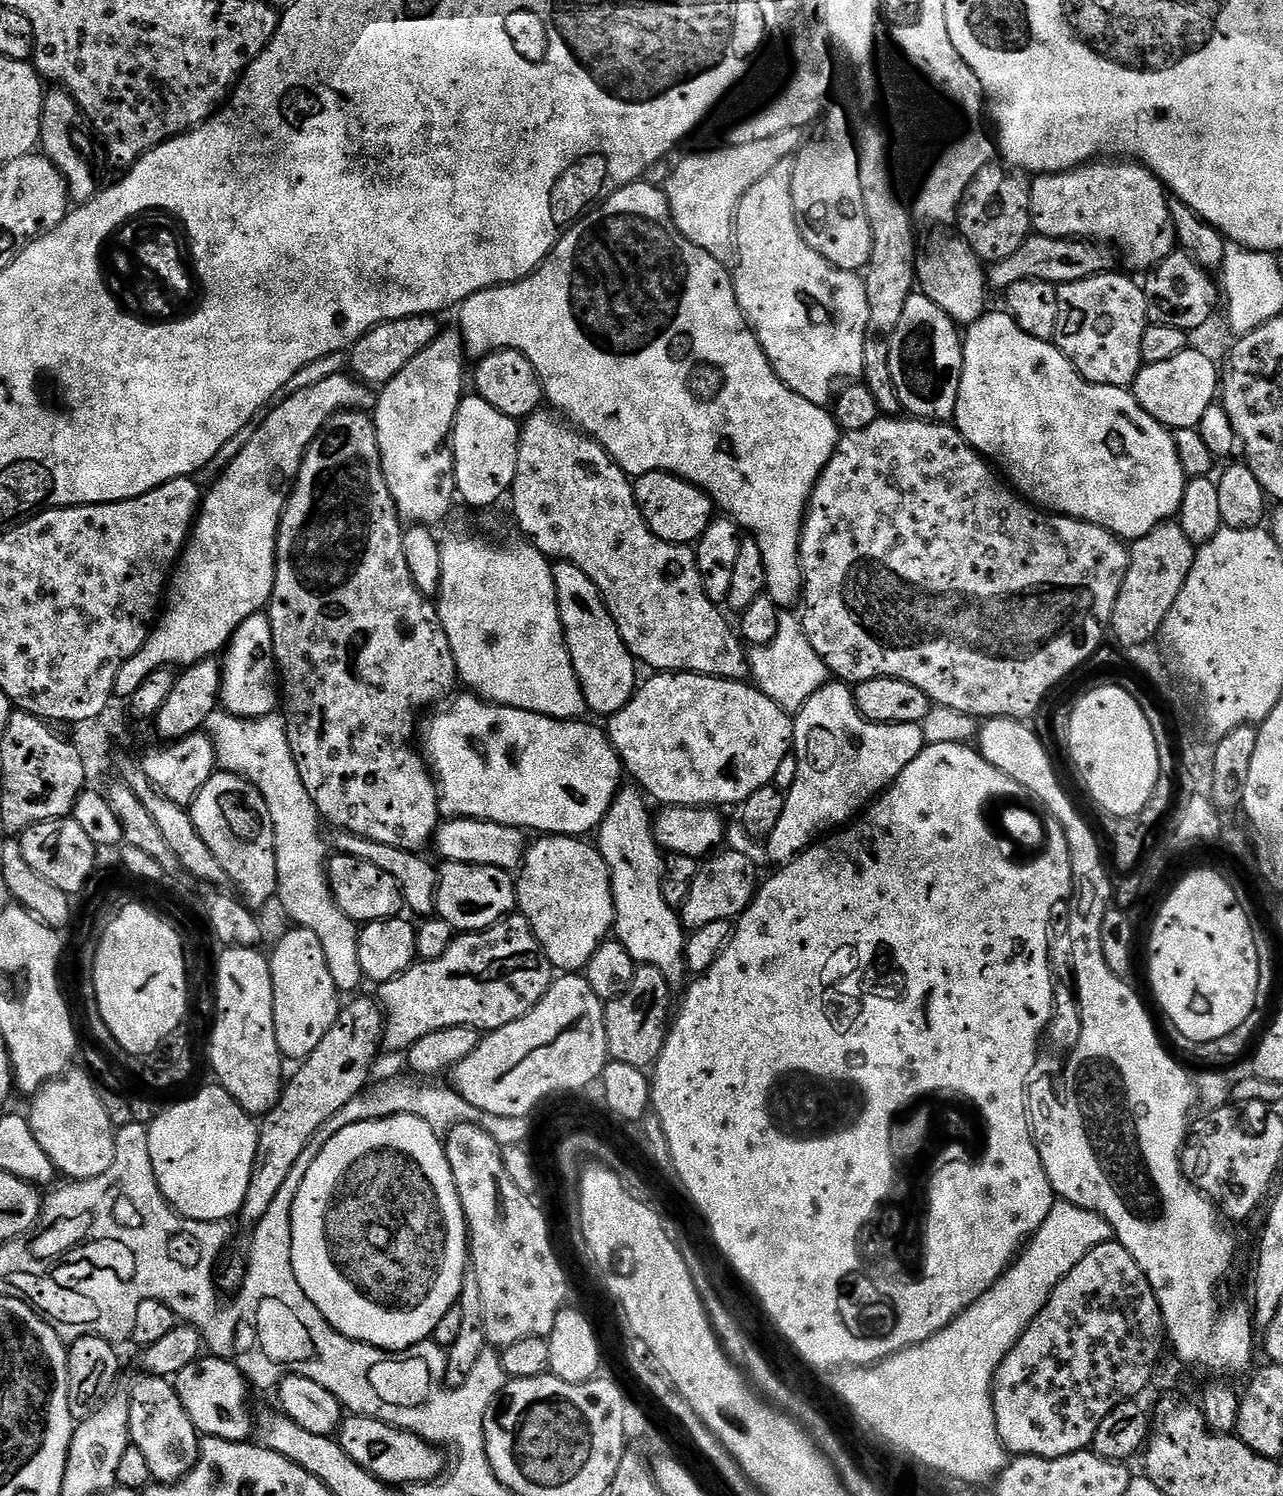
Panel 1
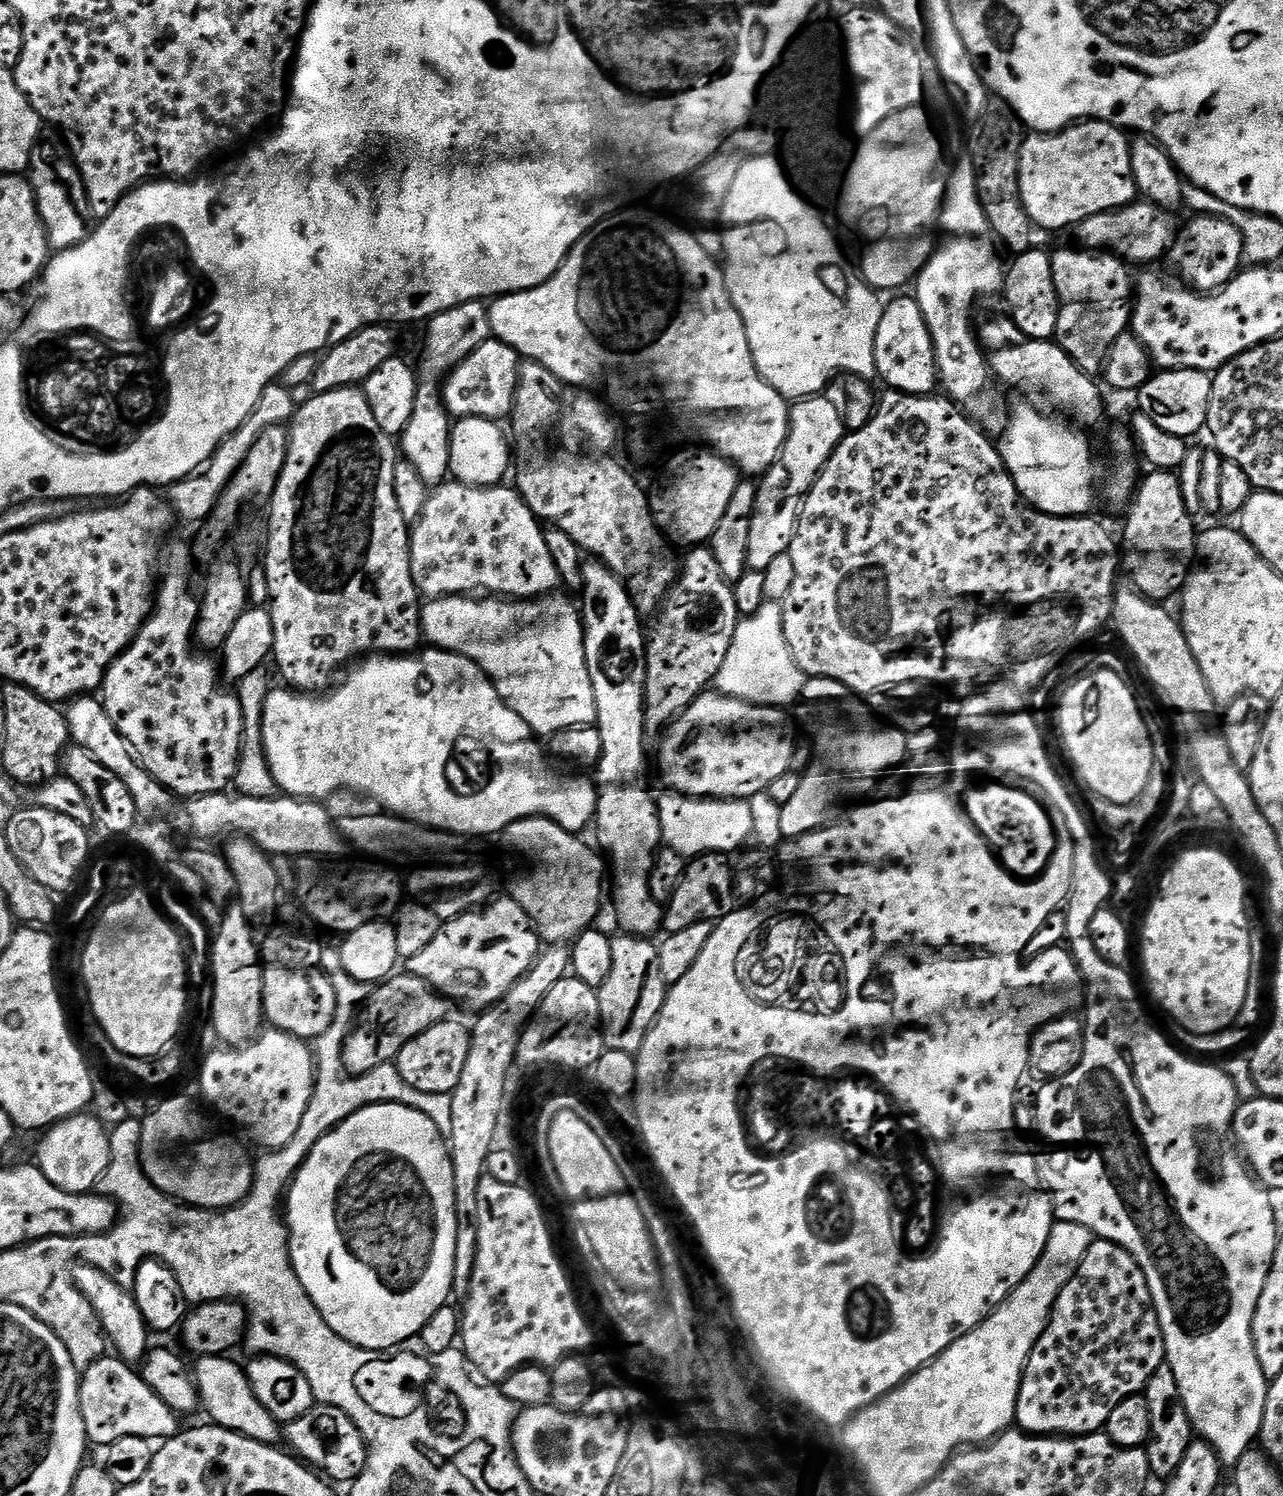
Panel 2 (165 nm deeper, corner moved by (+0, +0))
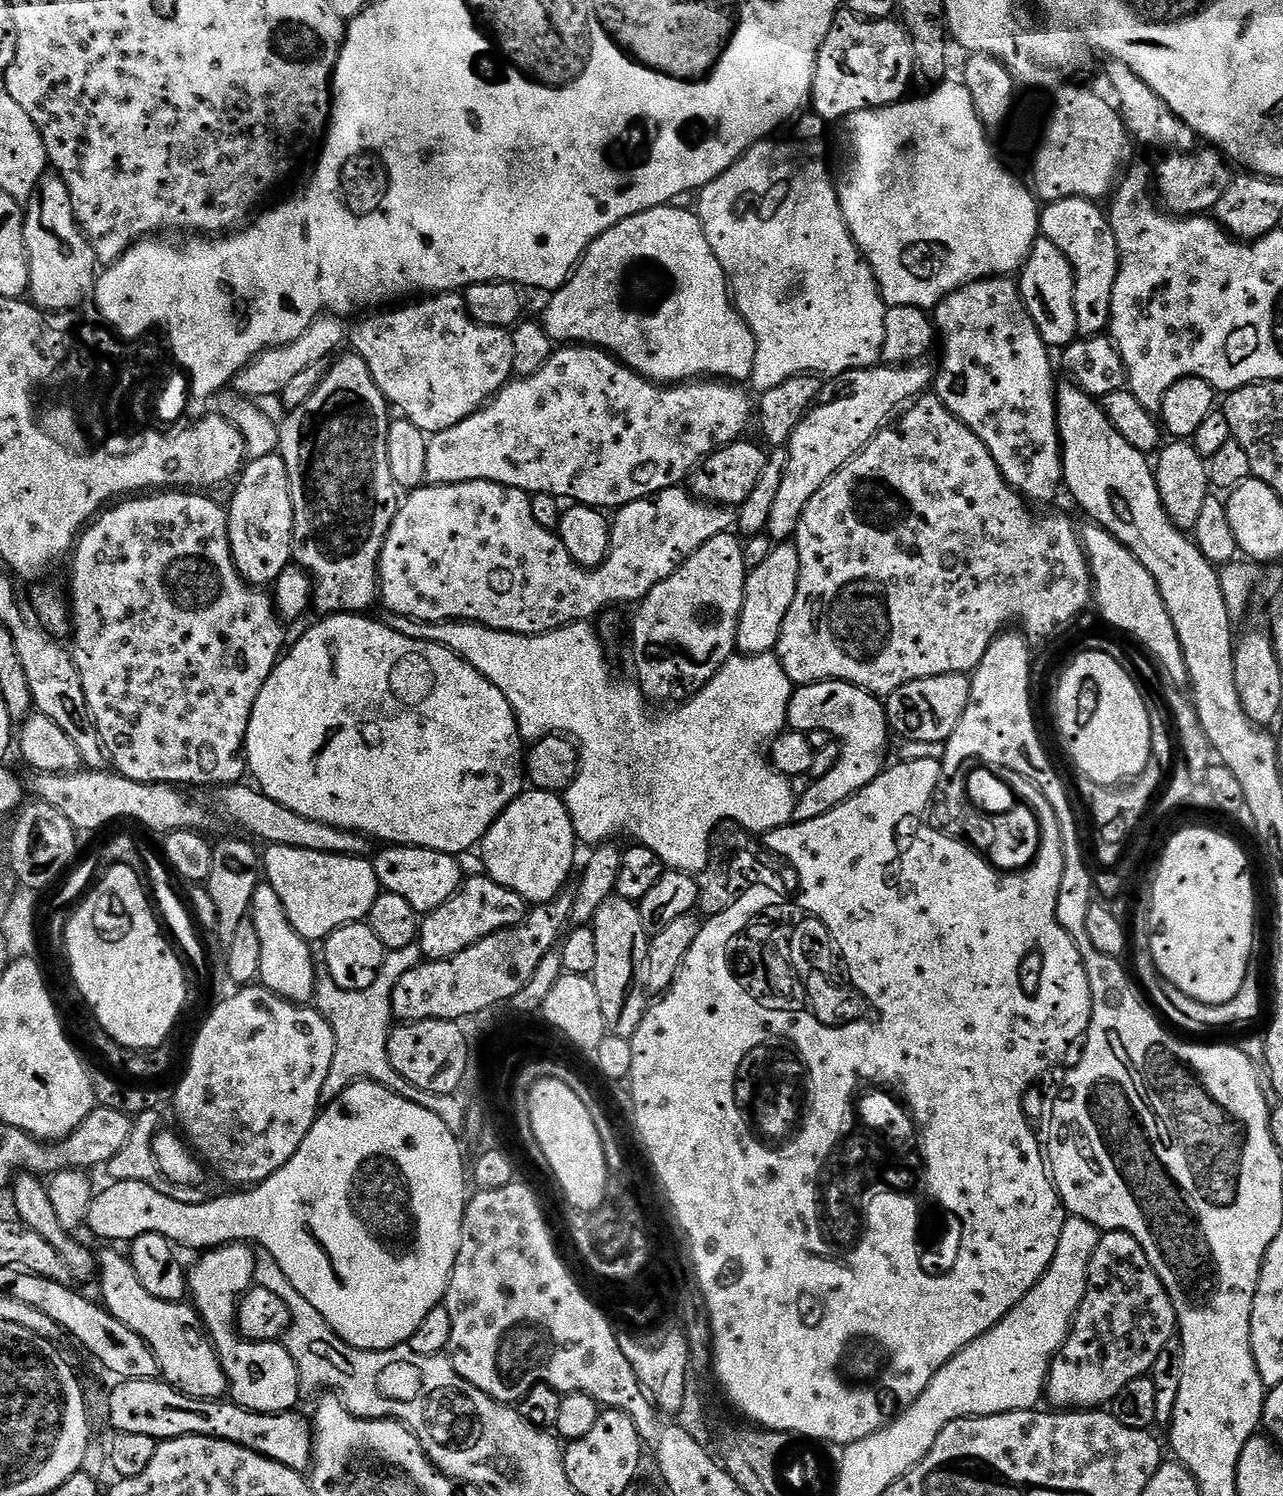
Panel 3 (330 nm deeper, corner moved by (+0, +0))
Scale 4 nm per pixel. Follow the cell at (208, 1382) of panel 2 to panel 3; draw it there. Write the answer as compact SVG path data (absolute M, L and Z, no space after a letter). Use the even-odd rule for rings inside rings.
M108 1246L98 1256L98 1281L104 1308L123 1326L145 1340L160 1367L160 1376L165 1384L177 1388L182 1394L199 1400L223 1400L229 1395L228 1379L220 1365L216 1347L204 1333L204 1322L191 1303L166 1302L154 1298L146 1286L138 1282L134 1266L127 1255L115 1252Z

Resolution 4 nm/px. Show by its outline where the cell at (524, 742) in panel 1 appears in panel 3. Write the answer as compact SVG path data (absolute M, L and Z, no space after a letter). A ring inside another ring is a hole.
M328 614L311 629L305 631L304 637L295 641L281 655L276 662L276 668L270 674L270 678L266 678L266 686L262 686L262 690L258 694L258 702L254 702L254 710L250 714L250 726L248 733L244 739L244 754L246 757L246 768L253 776L255 787L265 792L270 798L274 798L274 802L278 802L282 806L286 806L286 810L294 810L294 814L302 814L302 818L310 818L314 822L324 822L326 826L336 826L346 832L359 832L362 836L367 836L373 841L383 842L388 846L403 846L406 848L429 848L430 850L438 850L445 852L451 856L459 857L461 854L468 854L473 851L483 840L484 835L490 830L490 826L497 818L506 810L506 806L510 806L510 802L514 802L517 796L526 788L526 744L520 739L520 727L516 721L514 710L510 706L510 702L506 702L506 694L502 694L502 690L498 690L498 686L494 686L489 680L483 676L478 670L474 670L474 666L470 666L465 660L450 649L445 648L443 644L431 644L430 642L422 642L414 638L406 638L402 634L398 634L395 627L379 624L376 620L367 620L369 617L364 614Z

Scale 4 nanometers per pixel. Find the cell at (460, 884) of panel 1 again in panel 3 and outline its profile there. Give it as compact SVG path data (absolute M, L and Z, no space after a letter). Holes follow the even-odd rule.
M384 846L381 849L374 856L381 889L398 894L398 898L406 898L406 902L410 902L410 906L414 906L418 913L427 914L438 910L438 906L445 904L460 889L465 879L466 874L460 869L460 860L445 852L403 846Z

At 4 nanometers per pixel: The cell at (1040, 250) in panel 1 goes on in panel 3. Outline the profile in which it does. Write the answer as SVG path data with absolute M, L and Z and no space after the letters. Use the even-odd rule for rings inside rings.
M1200 146L1193 152L1169 155L1157 166L1156 180L1154 176L1154 192L1159 203L1173 216L1211 213L1218 198L1226 194L1234 175L1233 169L1228 169L1230 164L1224 154L1211 146Z

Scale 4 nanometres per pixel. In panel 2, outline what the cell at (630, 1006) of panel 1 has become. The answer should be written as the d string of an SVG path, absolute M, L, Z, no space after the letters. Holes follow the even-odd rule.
M631 934L617 935L612 942L614 962L606 982L598 989L596 997L600 1007L600 1031L604 1034L604 1046L609 1052L621 1052L635 1056L642 1050L642 1042L646 1042L646 1034L654 1026L658 1014L668 996L670 985L662 978L662 970L658 966L659 947L651 939Z

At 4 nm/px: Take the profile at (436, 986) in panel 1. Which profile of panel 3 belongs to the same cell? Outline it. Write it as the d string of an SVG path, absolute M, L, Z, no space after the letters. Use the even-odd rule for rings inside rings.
M472 874L445 904L421 919L418 947L428 960L445 960L498 930L523 924L529 911L528 901L514 890L494 882L486 874Z

